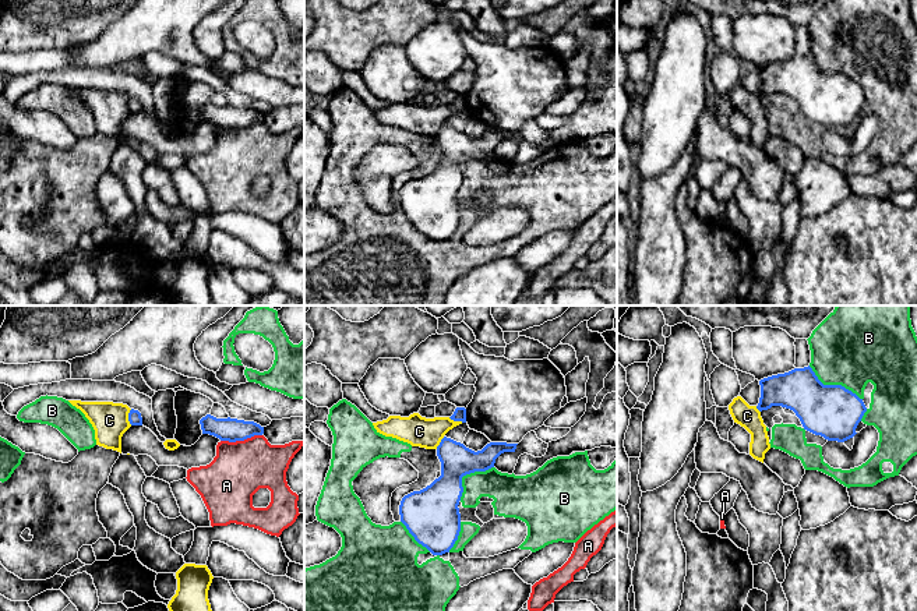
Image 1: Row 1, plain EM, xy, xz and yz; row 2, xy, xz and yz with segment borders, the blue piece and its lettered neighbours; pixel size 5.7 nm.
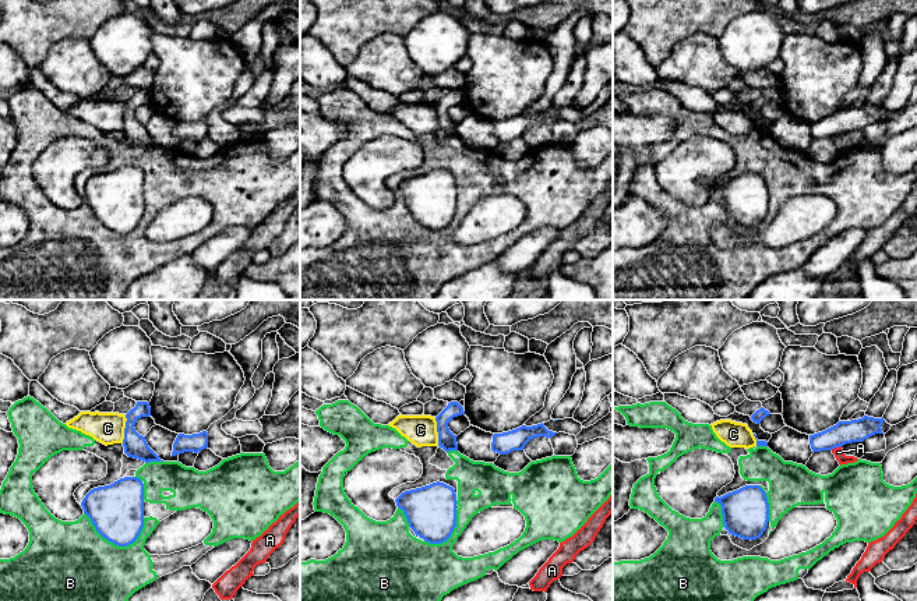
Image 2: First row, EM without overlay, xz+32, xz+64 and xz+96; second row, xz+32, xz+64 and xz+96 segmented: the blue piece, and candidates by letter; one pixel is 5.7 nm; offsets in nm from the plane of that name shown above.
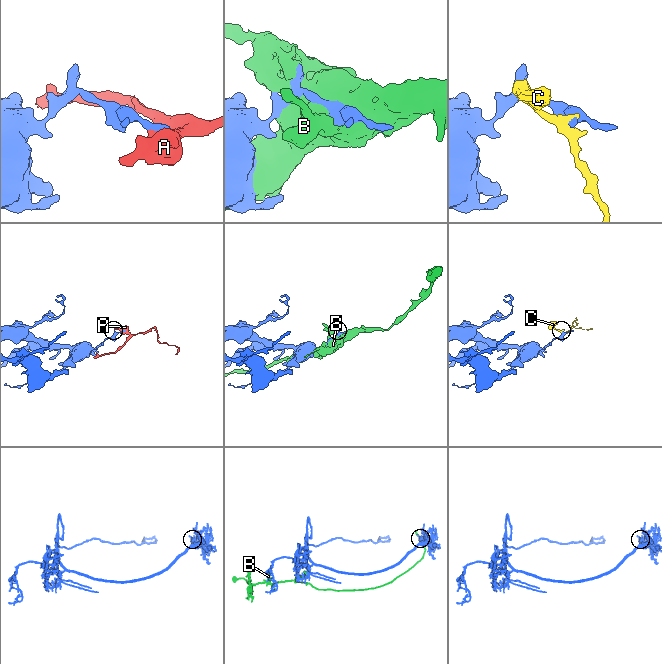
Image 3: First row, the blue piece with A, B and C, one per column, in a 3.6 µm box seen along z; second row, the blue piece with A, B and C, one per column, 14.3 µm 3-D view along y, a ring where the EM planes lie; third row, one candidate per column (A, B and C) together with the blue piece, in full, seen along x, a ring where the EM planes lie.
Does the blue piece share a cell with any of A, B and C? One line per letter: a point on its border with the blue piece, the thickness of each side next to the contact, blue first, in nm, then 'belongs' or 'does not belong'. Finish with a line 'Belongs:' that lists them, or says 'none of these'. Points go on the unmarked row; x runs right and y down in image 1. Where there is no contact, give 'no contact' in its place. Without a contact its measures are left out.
A: meets blue in xy at (240, 127); 140 nm thick on the blue side, 320 nm on the other; does not belong
B: meets blue in yz at (833, 73); 300 nm thick on the blue side, 440 nm on the other; does not belong
C: meets blue in xy at (129, 105); 80 nm thick on the blue side, 200 nm on the other; does not belong
Belongs: none of these

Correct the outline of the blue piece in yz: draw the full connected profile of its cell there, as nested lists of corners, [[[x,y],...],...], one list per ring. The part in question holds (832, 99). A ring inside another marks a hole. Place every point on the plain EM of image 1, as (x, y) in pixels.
[[[810,53],[763,66],[759,73],[759,99],[772,93],[790,96],[804,117],[828,128],[853,126],[867,99],[863,86],[842,73],[823,73]]]

